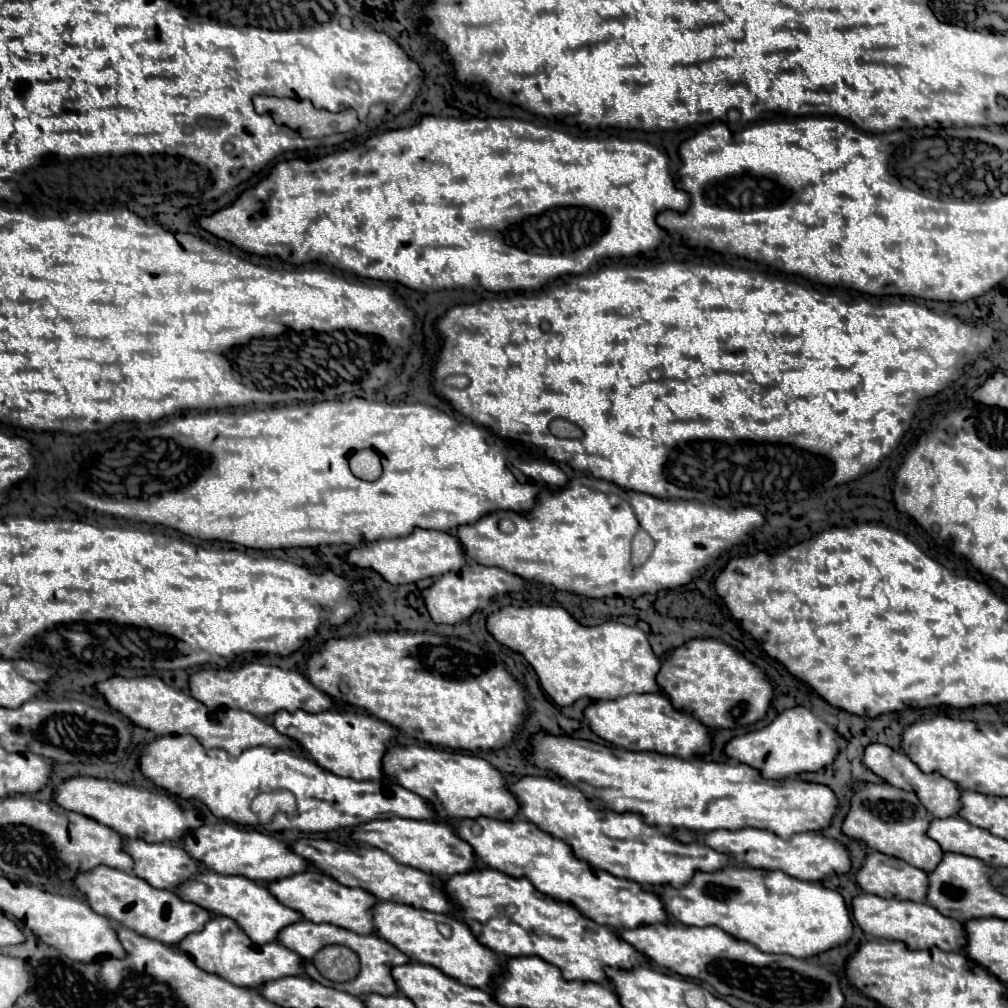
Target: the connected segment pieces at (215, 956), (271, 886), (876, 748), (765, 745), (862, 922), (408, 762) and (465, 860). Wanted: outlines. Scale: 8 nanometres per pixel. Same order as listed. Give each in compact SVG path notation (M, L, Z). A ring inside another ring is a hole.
M213 917L205 923L203 931L187 935L181 943L179 949L187 953L201 969L207 973L219 975L225 981L237 985L237 987L261 987L265 981L279 979L285 975L301 975L301 959L285 949L283 945L271 941L261 945L255 945L229 917Z
M309 869L301 871L283 879L275 879L267 883L267 889L277 897L277 901L297 913L303 915L303 919L311 923L331 923L355 933L373 933L373 919L371 919L371 907L377 903L377 899L363 891L363 889L353 889L337 883L329 875Z
M871 743L865 747L865 755L863 755L863 765L873 771L875 775L879 775L885 783L897 787L897 789L903 789L903 791L913 791L919 801L923 803L923 807L933 815L933 817L951 817L951 815L957 815L957 807L959 807L959 787L937 775L937 773L923 773L905 753L901 751L895 751L887 745L879 745L879 743Z
M793 707L779 713L767 727L733 737L723 751L727 757L757 769L765 779L783 779L803 771L819 771L835 759L841 747L843 741L837 739L835 731L827 723L805 707Z
M861 893L853 897L851 905L853 905L853 919L869 939L901 941L913 951L931 949L931 947L939 947L941 951L961 951L961 947L965 945L963 923L941 915L937 909L933 909L927 903L883 899L877 895Z
M403 747L387 749L383 757L383 775L405 789L413 789L419 797L425 797L437 813L437 817L461 819L461 817L493 817L493 819L511 819L517 815L517 799L507 789L507 779L485 759L463 755L455 751L441 751L431 747ZM399 755L405 755L399 761Z
M401 817L367 821L355 827L351 837L357 843L365 843L389 853L393 859L401 861L403 865L413 865L415 869L425 869L425 873L433 873L439 877L465 873L475 863L473 849L455 835L453 827L439 821L429 821L429 819L415 821L415 819L401 819Z

